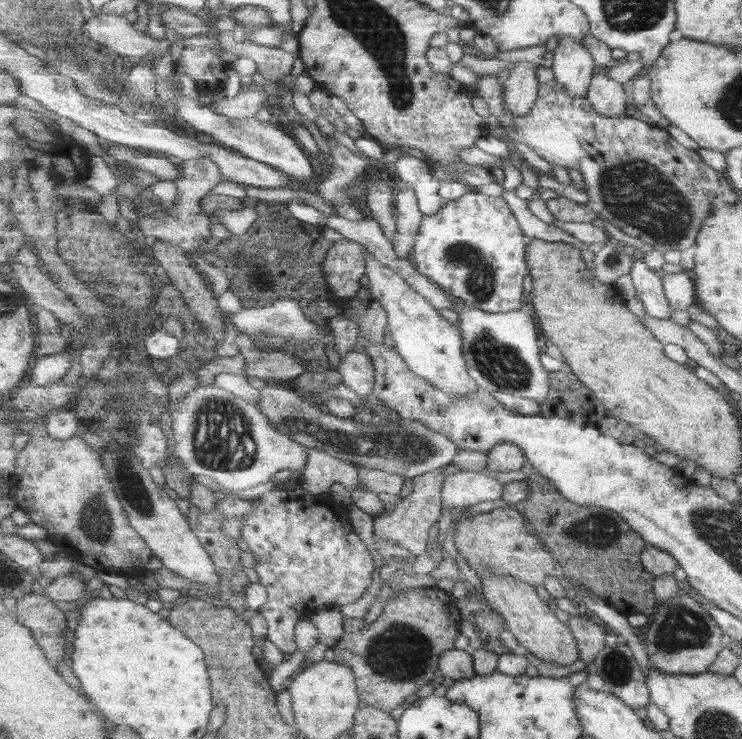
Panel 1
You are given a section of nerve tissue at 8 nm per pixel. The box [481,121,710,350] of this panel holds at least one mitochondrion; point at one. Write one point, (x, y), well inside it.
(634, 191)

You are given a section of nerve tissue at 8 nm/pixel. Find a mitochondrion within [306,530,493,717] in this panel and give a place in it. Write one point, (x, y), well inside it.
(399, 652)

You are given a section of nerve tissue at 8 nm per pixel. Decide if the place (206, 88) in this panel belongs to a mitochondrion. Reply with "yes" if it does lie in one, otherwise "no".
no

